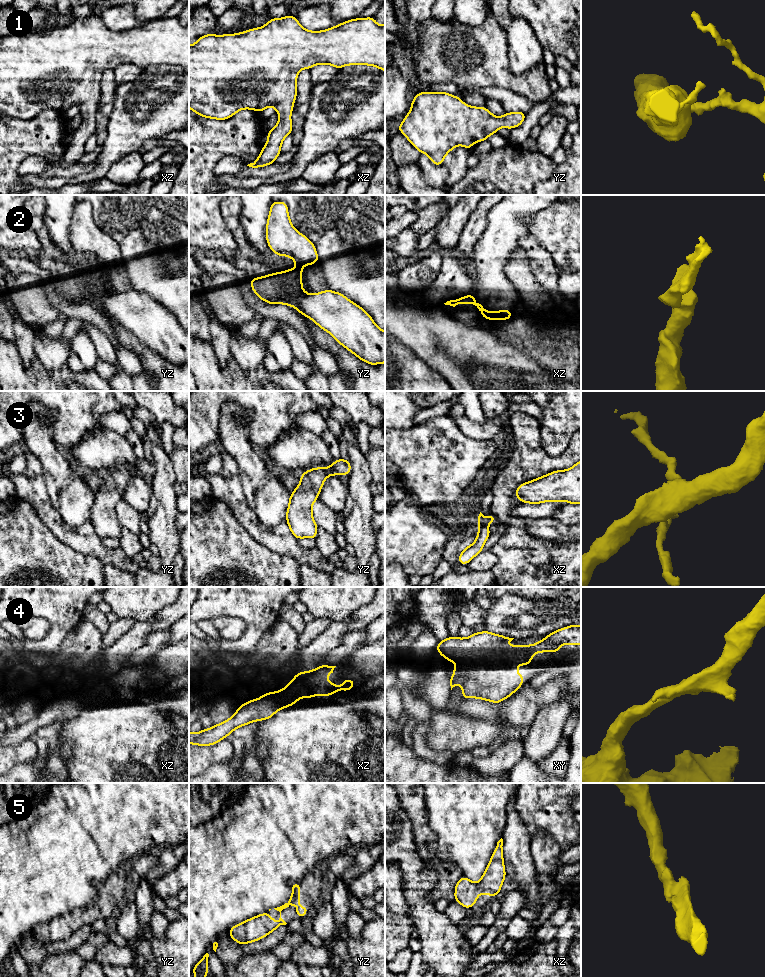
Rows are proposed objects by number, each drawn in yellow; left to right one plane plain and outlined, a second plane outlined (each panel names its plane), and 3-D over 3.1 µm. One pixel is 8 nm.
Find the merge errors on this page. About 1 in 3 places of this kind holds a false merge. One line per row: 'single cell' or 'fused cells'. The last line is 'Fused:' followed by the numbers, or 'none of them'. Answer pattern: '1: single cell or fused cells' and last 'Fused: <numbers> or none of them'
1: single cell
2: fused cells
3: single cell
4: single cell
5: single cell
Fused: 2

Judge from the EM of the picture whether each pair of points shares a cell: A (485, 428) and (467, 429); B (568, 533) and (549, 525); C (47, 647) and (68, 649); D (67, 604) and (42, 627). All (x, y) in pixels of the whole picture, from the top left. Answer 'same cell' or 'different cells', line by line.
A: same cell
B: same cell
C: different cells
D: different cells

